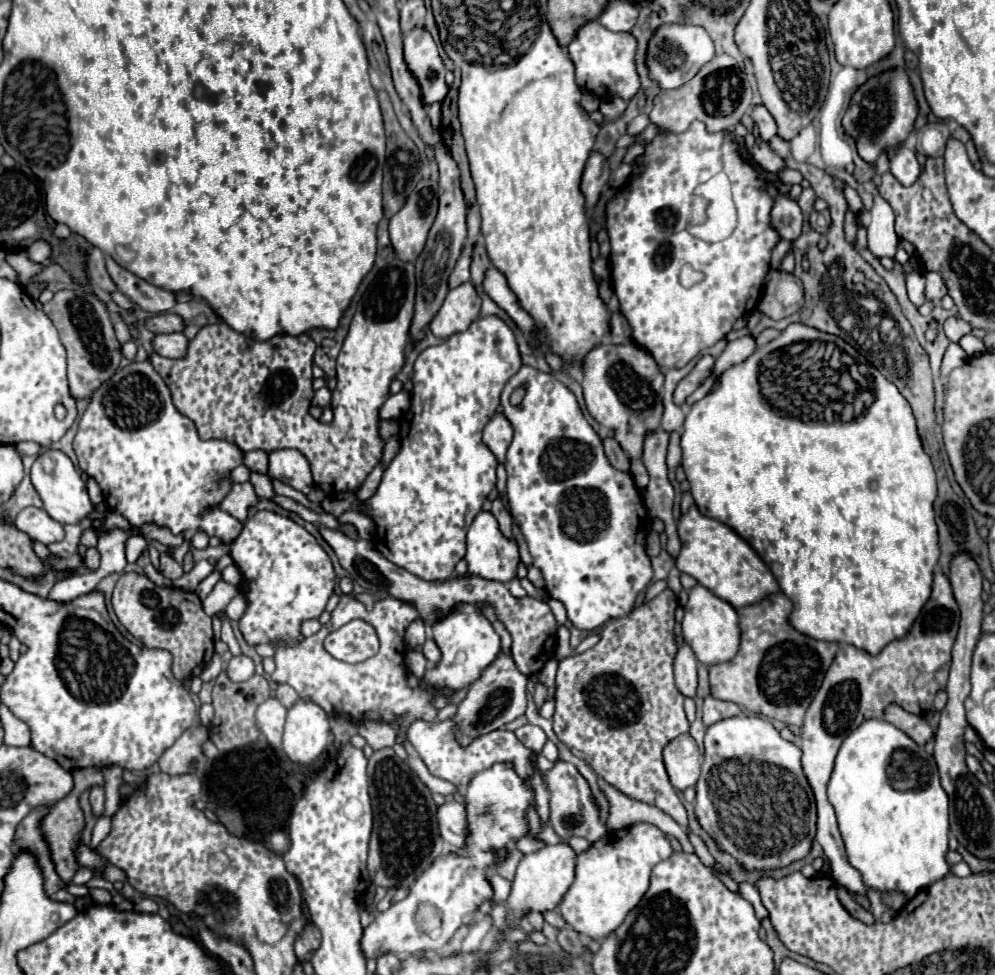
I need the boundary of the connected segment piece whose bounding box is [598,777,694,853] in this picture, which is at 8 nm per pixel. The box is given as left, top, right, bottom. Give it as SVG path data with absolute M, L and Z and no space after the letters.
M598 777L598 787L600 791L606 795L608 805L610 805L610 815L606 819L606 829L622 829L634 823L652 823L656 825L660 831L664 831L668 837L676 837L682 843L682 849L686 853L692 853L694 847L686 837L686 827L680 827L668 813L664 813L662 809L648 805L644 801L636 801L624 793L620 793L618 789L614 789L610 783L606 783L602 777Z

